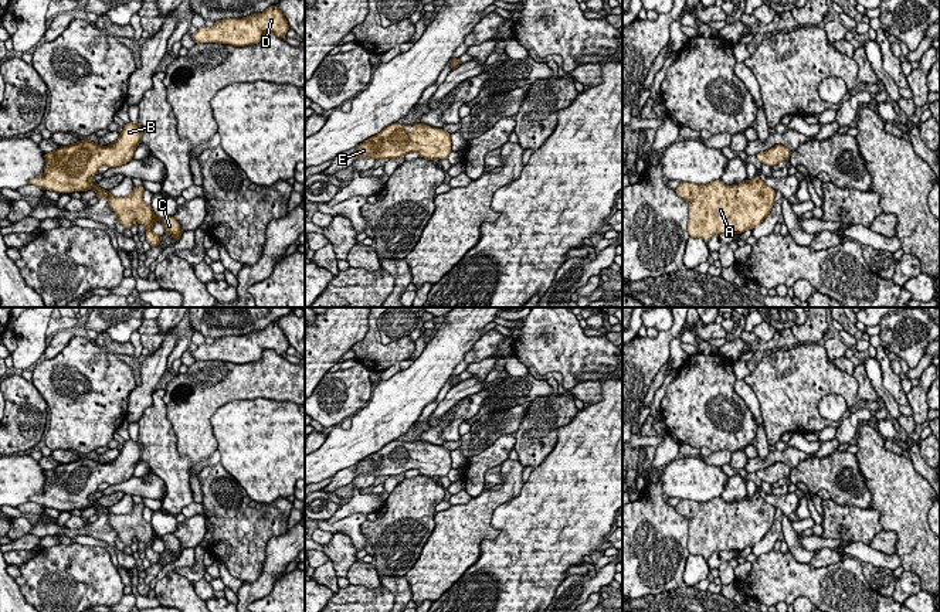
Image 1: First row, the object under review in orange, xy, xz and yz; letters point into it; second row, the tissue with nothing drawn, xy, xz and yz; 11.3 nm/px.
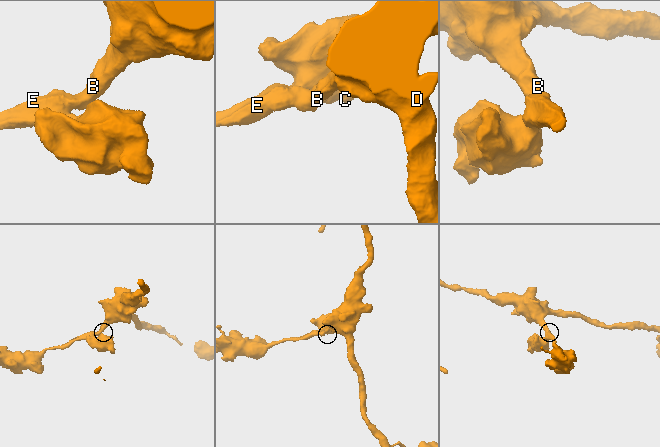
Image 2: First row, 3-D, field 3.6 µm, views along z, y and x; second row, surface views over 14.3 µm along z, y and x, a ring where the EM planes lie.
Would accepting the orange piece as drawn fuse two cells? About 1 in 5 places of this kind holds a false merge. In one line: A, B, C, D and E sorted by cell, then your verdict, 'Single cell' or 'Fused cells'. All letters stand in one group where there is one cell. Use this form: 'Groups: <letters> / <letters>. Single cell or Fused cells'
Groups: A B C D E. Single cell

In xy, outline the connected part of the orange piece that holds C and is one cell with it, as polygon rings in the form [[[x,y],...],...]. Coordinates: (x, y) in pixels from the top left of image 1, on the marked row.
[[[129,120],[121,130],[119,139],[109,146],[92,143],[89,139],[61,146],[44,154],[44,174],[30,180],[28,184],[61,194],[95,190],[96,198],[108,200],[111,210],[116,214],[116,220],[125,228],[132,228],[135,221],[143,224],[146,241],[152,246],[159,246],[162,241],[162,235],[152,231],[156,221],[163,224],[164,234],[170,234],[179,242],[183,234],[179,221],[172,215],[159,218],[152,205],[143,203],[143,186],[133,186],[133,191],[128,197],[113,197],[96,183],[89,183],[89,178],[98,174],[101,166],[116,167],[130,162],[135,149],[140,144],[140,136],[142,128],[139,122]]]

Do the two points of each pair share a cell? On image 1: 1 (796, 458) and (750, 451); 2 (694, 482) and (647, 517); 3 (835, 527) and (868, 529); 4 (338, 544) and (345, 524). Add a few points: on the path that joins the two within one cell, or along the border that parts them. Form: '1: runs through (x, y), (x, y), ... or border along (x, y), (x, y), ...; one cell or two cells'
1: border along (757, 455), (749, 459); two cells
2: border along (658, 480), (668, 497); two cells
3: runs through (844, 529), (859, 529); one cell
4: border along (333, 531), (343, 531), (357, 550); two cells

